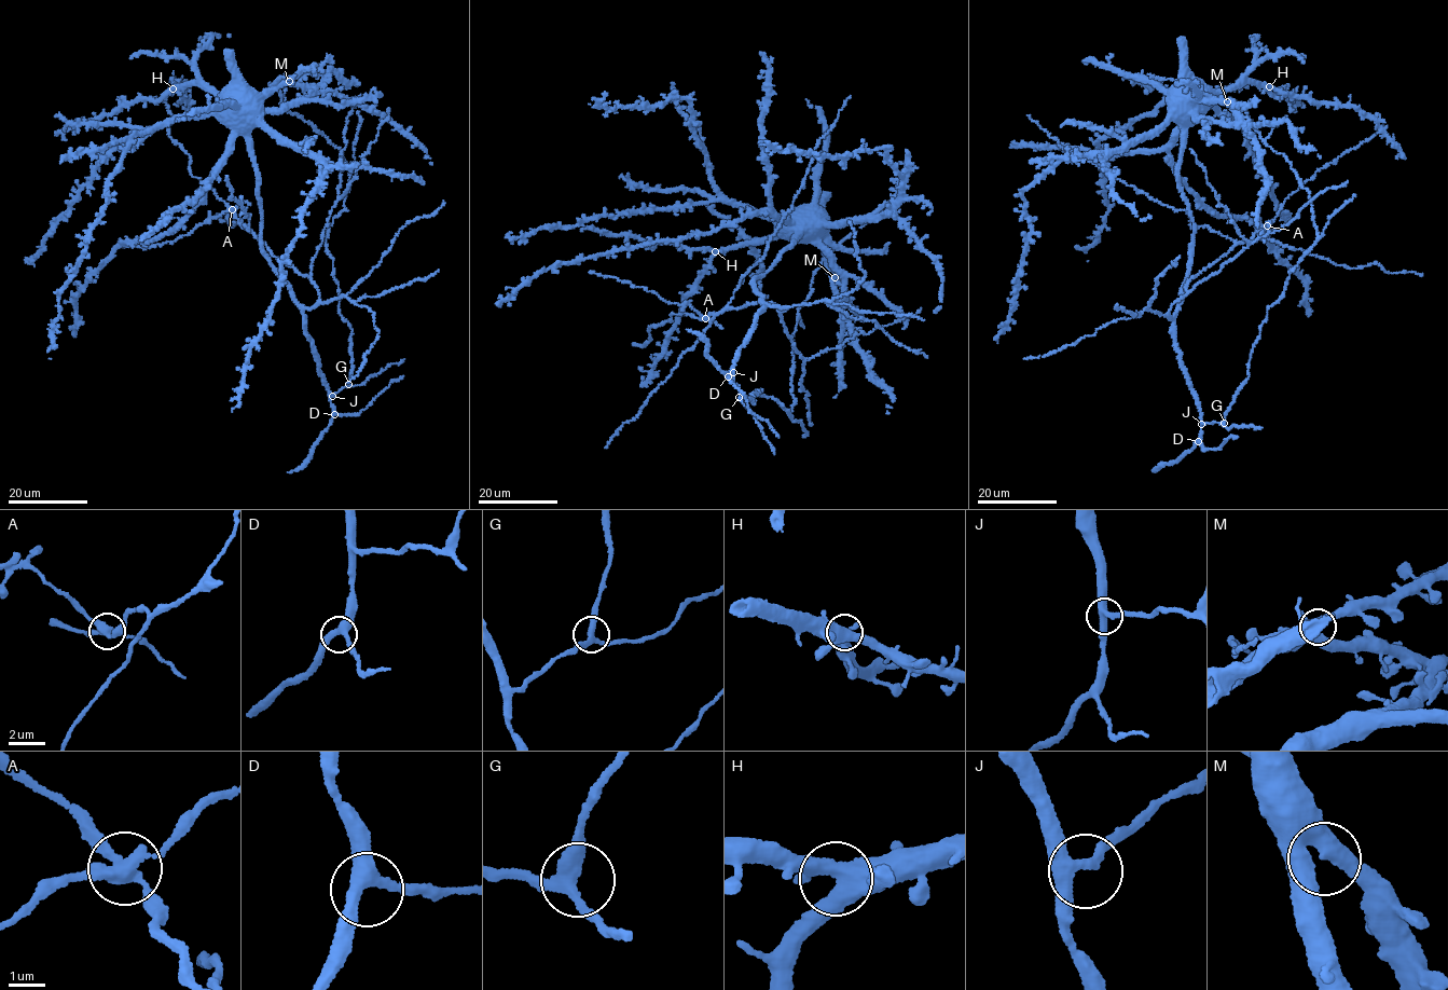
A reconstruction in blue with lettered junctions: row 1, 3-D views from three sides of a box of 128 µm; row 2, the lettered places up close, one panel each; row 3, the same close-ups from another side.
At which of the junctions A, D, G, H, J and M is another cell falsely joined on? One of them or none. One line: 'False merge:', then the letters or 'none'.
False merge: A

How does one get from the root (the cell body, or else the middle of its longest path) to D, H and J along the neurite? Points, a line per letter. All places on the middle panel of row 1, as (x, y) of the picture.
D: (803, 211), (790, 246), (750, 282), (763, 306), (728, 376)
H: (803, 211), (797, 210), (778, 233), (715, 251)
J: (803, 211), (797, 216), (801, 231), (790, 246), (766, 273), (750, 282), (763, 306), (739, 349), (733, 372)

